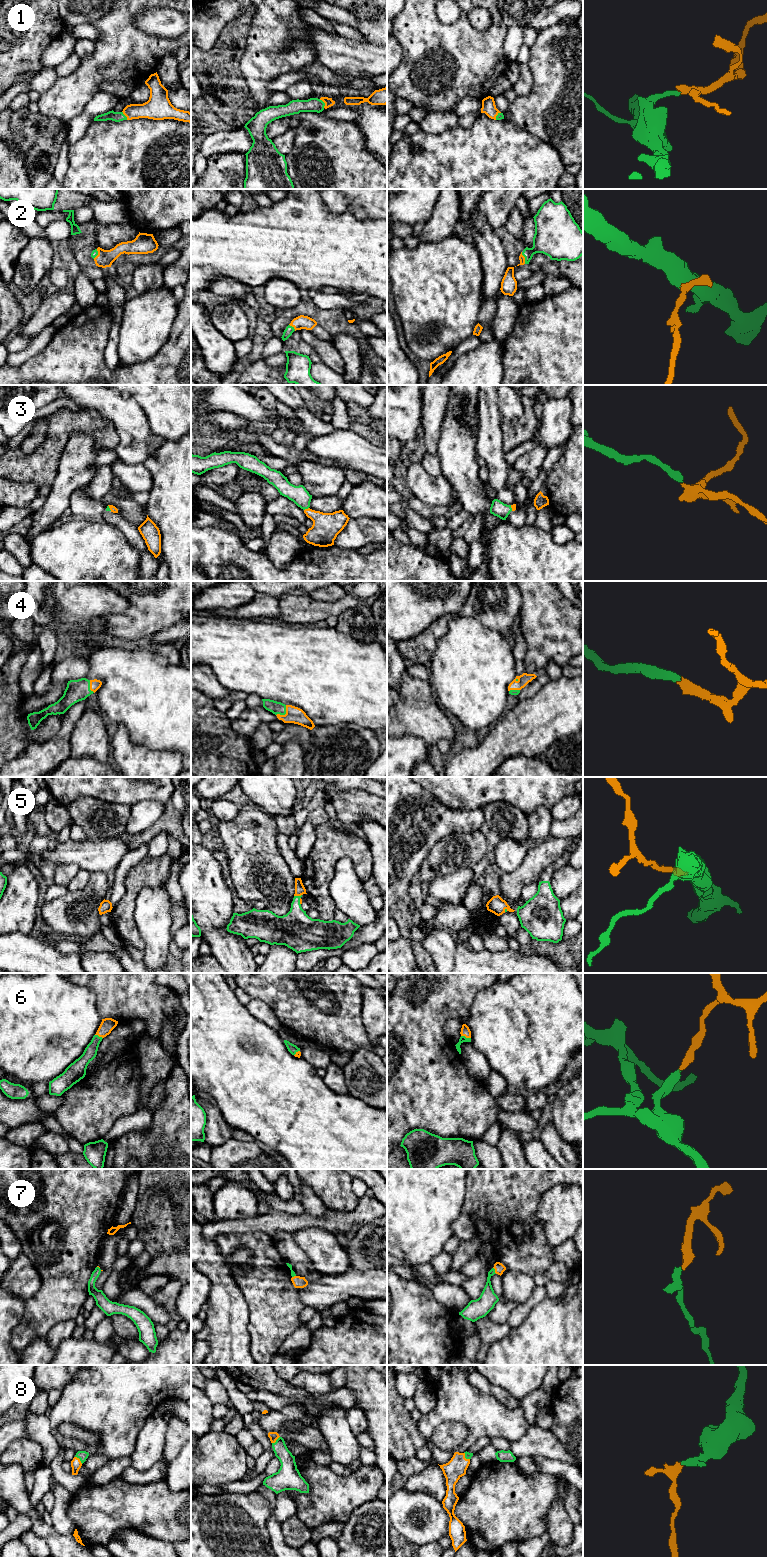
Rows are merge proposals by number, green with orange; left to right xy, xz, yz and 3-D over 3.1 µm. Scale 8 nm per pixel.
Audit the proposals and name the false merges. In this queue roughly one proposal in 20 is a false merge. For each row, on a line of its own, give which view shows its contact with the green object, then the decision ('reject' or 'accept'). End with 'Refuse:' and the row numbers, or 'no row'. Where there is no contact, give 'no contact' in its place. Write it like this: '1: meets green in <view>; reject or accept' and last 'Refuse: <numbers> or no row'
1: meets green in xz; accept
2: meets green in xz; accept
3: meets green in xz; accept
4: meets green in xz; accept
5: meets green in xz; accept
6: meets green in yz; accept
7: meets green in yz; accept
8: meets green in xy; accept
Refuse: no row

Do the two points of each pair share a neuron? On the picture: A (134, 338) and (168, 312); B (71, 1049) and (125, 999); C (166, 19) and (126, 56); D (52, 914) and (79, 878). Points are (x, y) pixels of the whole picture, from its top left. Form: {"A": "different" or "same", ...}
{"A": "same", "B": "different", "C": "different", "D": "different"}

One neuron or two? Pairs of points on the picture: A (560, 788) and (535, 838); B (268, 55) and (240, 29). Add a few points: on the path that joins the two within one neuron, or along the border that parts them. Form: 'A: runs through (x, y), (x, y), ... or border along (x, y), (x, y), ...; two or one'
A: border along (550, 808), (538, 806), (529, 815); two
B: border along (254, 12), (249, 25), (245, 48), (240, 57); two

